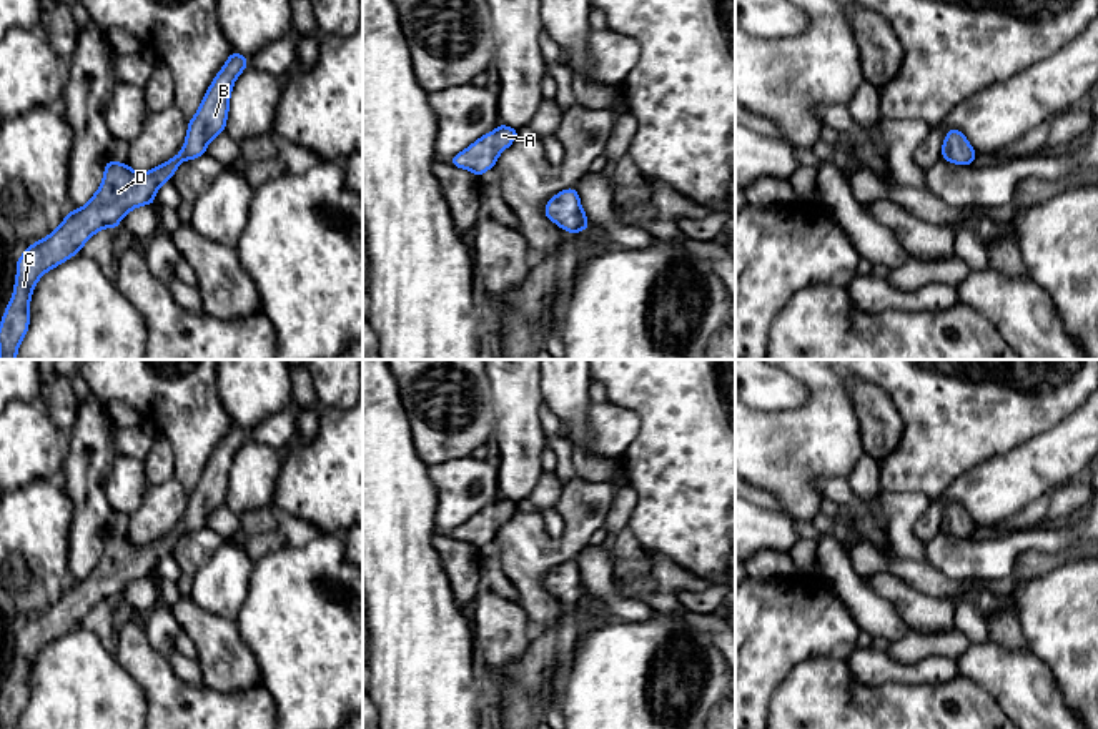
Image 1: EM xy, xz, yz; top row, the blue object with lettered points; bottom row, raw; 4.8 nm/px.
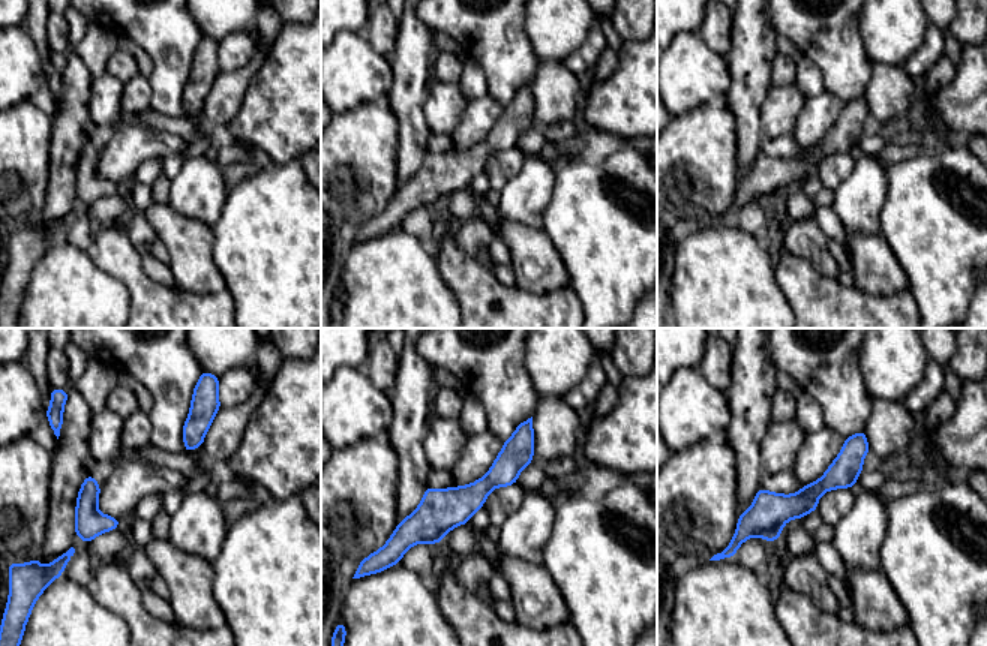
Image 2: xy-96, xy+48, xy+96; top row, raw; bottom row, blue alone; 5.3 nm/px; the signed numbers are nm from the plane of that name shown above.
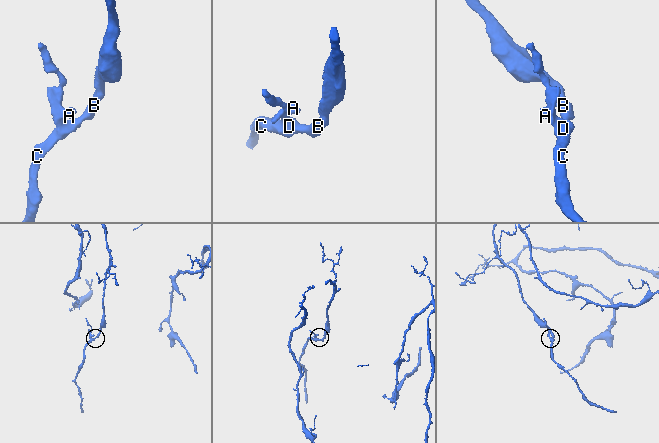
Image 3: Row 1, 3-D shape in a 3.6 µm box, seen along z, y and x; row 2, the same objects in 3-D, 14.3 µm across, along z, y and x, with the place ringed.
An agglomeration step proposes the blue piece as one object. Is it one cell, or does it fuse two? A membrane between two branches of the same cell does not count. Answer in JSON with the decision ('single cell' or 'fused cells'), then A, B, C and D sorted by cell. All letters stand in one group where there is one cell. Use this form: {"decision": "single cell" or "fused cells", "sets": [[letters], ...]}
{"decision": "single cell", "sets": [["A", "B", "C", "D"]]}

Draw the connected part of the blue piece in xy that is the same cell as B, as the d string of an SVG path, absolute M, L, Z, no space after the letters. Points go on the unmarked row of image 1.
M231 424L206 463L196 488L188 494L186 513L176 529L145 546L108 533L103 554L92 573L83 581L72 583L53 606L27 619L17 632L13 667L0 696L0 729L17 729L28 704L28 679L35 656L48 642L80 626L98 603L115 603L133 581L155 578L158 561L171 553L178 538L205 528L208 516L226 503L233 456L248 434L241 426Z

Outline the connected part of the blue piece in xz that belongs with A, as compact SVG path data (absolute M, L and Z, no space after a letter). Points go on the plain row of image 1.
M499 496L496 503L482 508L471 519L454 528L449 536L469 543L479 551L496 538L499 526L509 521L517 509L519 504L516 501Z

